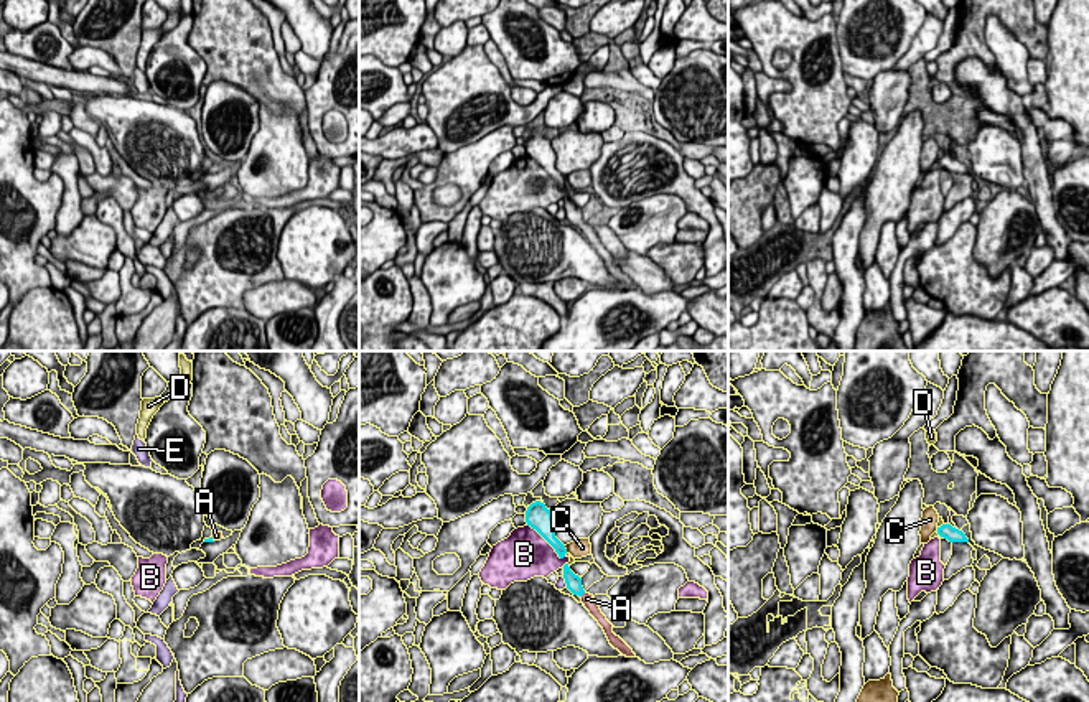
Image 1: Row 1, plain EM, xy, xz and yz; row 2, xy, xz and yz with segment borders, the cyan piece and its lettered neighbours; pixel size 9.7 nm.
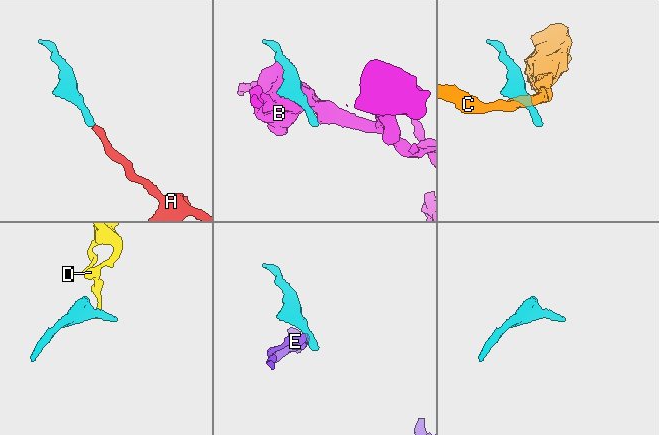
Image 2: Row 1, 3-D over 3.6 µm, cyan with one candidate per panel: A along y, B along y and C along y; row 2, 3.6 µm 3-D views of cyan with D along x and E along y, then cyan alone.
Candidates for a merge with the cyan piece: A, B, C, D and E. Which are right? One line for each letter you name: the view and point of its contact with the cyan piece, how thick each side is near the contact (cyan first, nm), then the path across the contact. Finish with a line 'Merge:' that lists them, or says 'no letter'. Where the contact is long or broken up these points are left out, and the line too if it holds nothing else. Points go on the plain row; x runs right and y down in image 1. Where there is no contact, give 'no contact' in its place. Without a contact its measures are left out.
A: meets cyan in xz at (582, 224); 160 nm thick on the cyan side, 120 nm on the other; runs through xz (574, 213), (582, 224), (587, 229)
Merge: A

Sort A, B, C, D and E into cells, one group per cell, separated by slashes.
A / B / C / D / E

